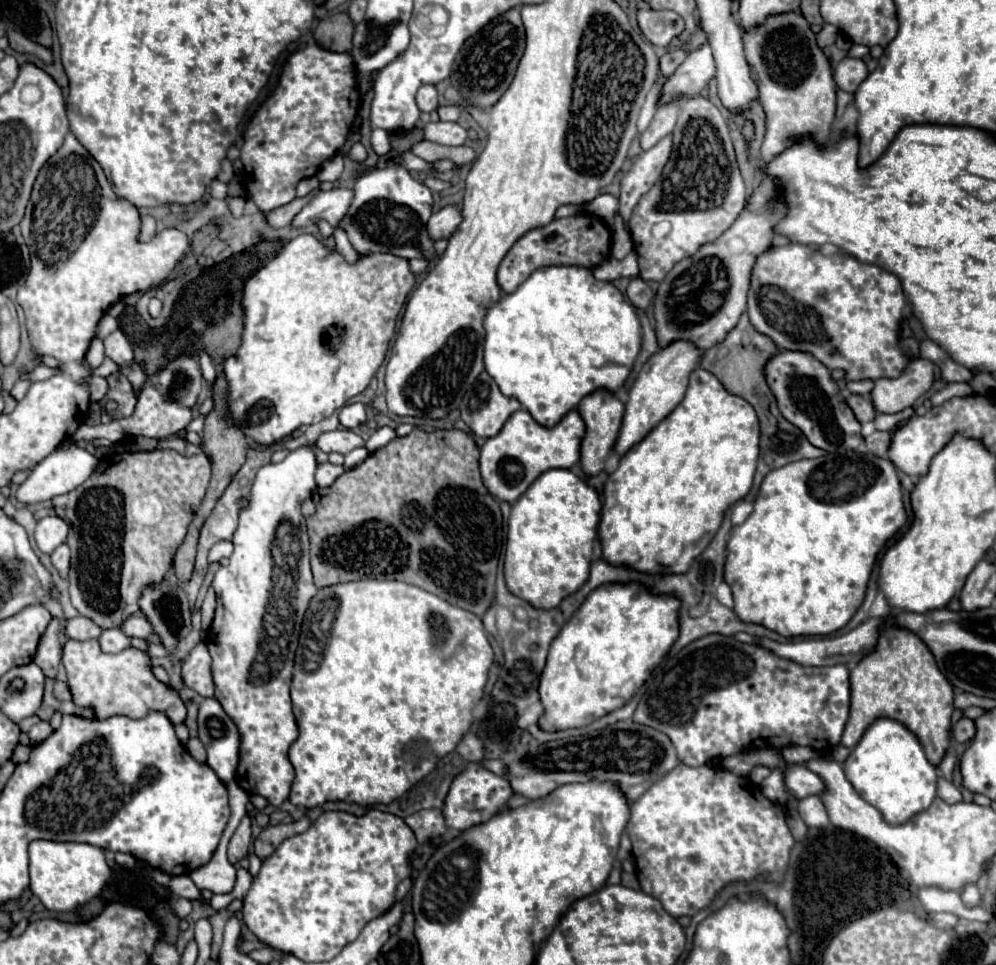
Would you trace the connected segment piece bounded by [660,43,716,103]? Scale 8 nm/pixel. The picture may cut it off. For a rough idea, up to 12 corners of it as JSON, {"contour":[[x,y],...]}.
{"contour":[[708,43],[668,79],[660,103],[698,95],[714,75]]}

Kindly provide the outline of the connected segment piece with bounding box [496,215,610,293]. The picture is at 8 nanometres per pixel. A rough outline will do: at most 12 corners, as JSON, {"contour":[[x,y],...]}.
{"contour":[[592,215],[522,235],[498,267],[512,293],[546,265],[596,267],[610,231]]}

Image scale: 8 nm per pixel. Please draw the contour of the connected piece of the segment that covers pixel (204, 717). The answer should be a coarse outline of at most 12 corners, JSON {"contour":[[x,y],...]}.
{"contour":[[214,697],[200,705],[208,765],[230,783],[240,731]]}

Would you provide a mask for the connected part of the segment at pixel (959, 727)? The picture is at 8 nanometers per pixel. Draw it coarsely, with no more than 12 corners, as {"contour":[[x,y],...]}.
{"contour":[[962,717],[954,725],[954,739],[968,743],[976,735],[974,719]]}

